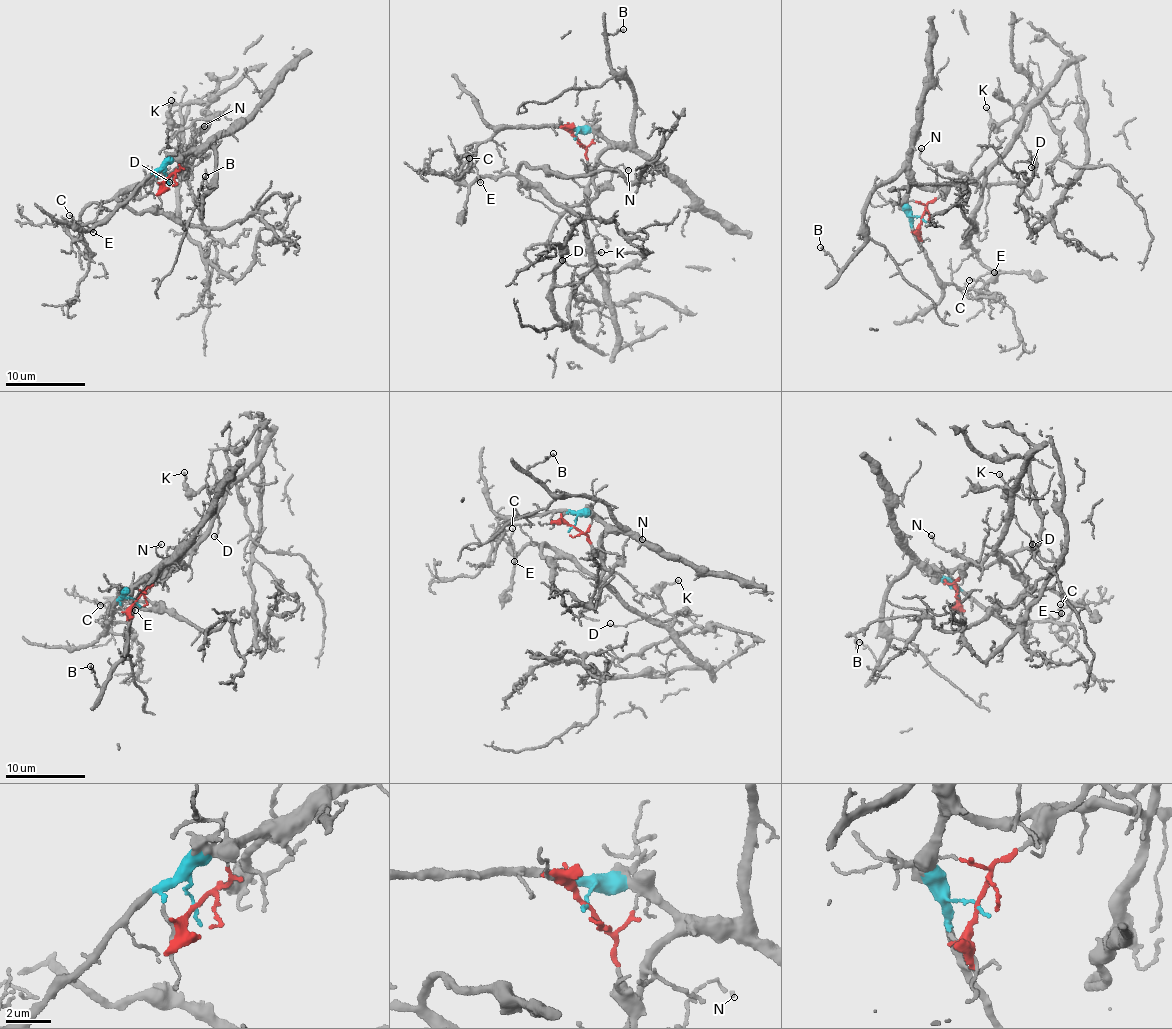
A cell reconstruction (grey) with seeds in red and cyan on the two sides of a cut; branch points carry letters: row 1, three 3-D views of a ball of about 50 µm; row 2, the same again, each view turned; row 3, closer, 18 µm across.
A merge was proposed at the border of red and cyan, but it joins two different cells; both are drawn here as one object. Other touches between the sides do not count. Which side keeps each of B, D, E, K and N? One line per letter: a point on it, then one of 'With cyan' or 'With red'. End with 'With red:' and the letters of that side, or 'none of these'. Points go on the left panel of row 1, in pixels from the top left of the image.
B: Place: (205, 176). With cyan
D: Place: (169, 182). With red
E: Place: (93, 232). With cyan
K: Place: (171, 100). With red
N: Place: (204, 126). With red
With red: D, K, N

